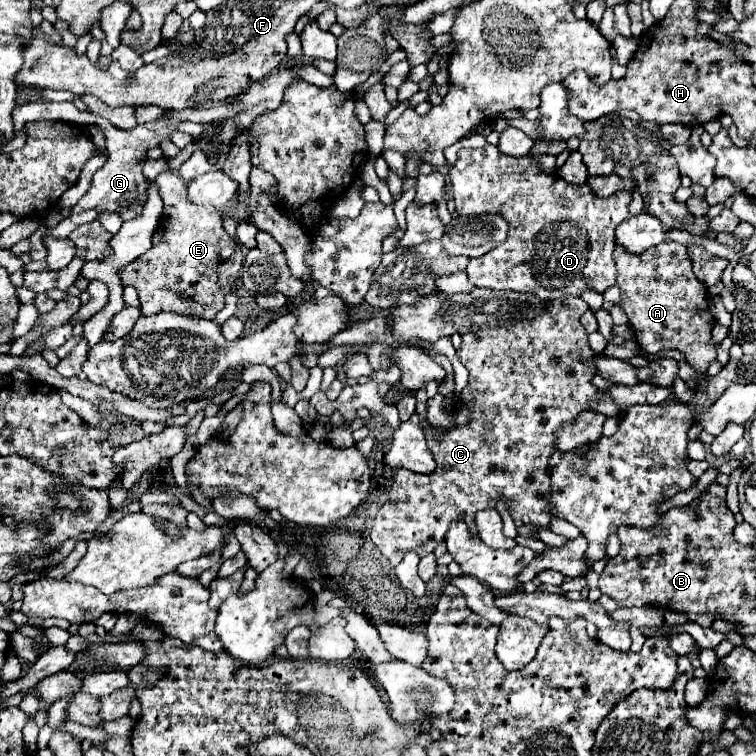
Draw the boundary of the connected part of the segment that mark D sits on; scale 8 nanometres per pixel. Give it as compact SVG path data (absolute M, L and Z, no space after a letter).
M498 146L486 148L462 148L458 150L458 160L450 168L454 204L458 216L470 216L472 212L498 214L508 222L508 238L504 244L486 252L480 258L470 258L466 266L468 280L474 286L484 286L492 290L512 290L512 292L530 292L540 300L580 296L584 290L604 292L616 284L616 266L612 252L616 248L614 230L620 222L628 220L630 194L616 192L608 198L596 196L588 184L576 186L560 178L558 174L544 174L536 168L530 156L512 158L500 154Z

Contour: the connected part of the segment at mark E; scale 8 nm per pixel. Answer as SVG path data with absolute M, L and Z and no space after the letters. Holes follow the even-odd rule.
M176 172L158 174L156 184L160 198L164 200L164 214L160 216L152 248L136 262L124 266L120 270L120 280L122 284L130 284L138 290L144 316L178 312L214 320L214 316L224 308L224 296L230 292L230 284L238 280L242 270L242 246L224 232L220 214L214 206L196 206L188 202L186 182ZM172 290L192 294L196 302L180 302L176 294L170 294Z

